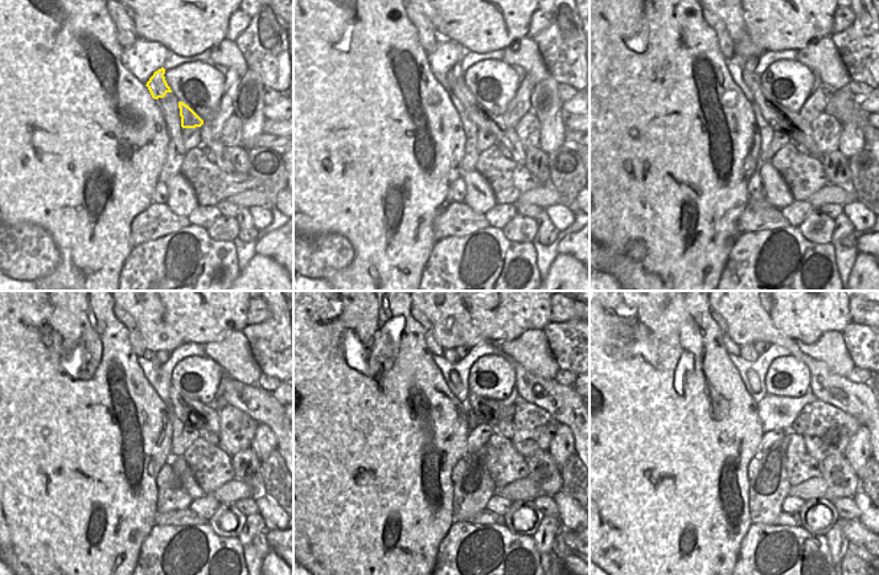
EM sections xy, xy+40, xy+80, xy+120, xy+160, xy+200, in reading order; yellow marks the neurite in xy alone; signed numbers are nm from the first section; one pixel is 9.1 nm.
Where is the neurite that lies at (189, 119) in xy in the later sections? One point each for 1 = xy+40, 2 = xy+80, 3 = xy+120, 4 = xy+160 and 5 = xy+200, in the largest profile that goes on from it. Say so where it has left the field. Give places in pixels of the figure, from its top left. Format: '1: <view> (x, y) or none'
1: xy+40 (484, 119)
2: xy+80 (781, 119)
3: xy+120 (192, 413)
4: xy+160 (484, 410)
5: xy+200 (760, 346)

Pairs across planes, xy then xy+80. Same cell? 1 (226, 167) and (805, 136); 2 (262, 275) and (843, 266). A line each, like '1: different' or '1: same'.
1: same
2: different

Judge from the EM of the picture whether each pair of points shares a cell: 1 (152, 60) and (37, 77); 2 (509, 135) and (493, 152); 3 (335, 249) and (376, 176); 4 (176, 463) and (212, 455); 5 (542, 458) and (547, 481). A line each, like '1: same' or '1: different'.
1: different
2: different
3: different
4: different
5: same

